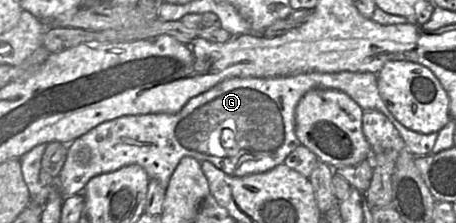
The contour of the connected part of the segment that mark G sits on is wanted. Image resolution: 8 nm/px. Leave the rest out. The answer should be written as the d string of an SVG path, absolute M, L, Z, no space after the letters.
M350 71L338 73L307 72L269 78L233 77L191 98L183 108L175 114L151 113L124 115L100 123L67 145L65 163L53 183L48 186L42 185L39 180L41 161L46 144L36 145L18 158L21 164L23 179L28 188L30 197L38 198L39 202L45 202L48 201L50 195L56 190L61 193L63 198L71 197L72 195L82 192L83 188L92 177L116 171L130 164L137 164L143 167L150 179L156 179L161 186L166 189L178 163L186 156L193 157L199 162L209 161L224 173L235 177L269 171L275 166L283 164L285 158L296 149L296 147L301 145L295 132L295 109L300 99L308 91L316 88L342 91L352 98L362 110L376 110L383 113L398 131L405 143L405 148L412 154L415 156L422 156L431 153L438 133L417 133L401 125L387 110L387 107L381 99L377 88L375 73Z

